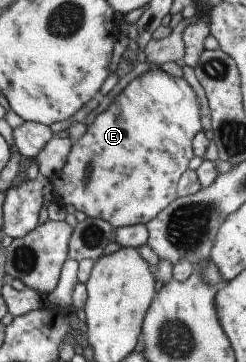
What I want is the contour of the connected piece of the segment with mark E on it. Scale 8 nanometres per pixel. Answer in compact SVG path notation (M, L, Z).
M161 68L136 77L92 125L87 125L86 134L73 141L64 169L50 179L57 200L64 207L72 205L87 217L108 221L114 228L147 225L178 197L178 181L195 157L193 139L202 130L200 107L194 89L184 77L172 77Z

